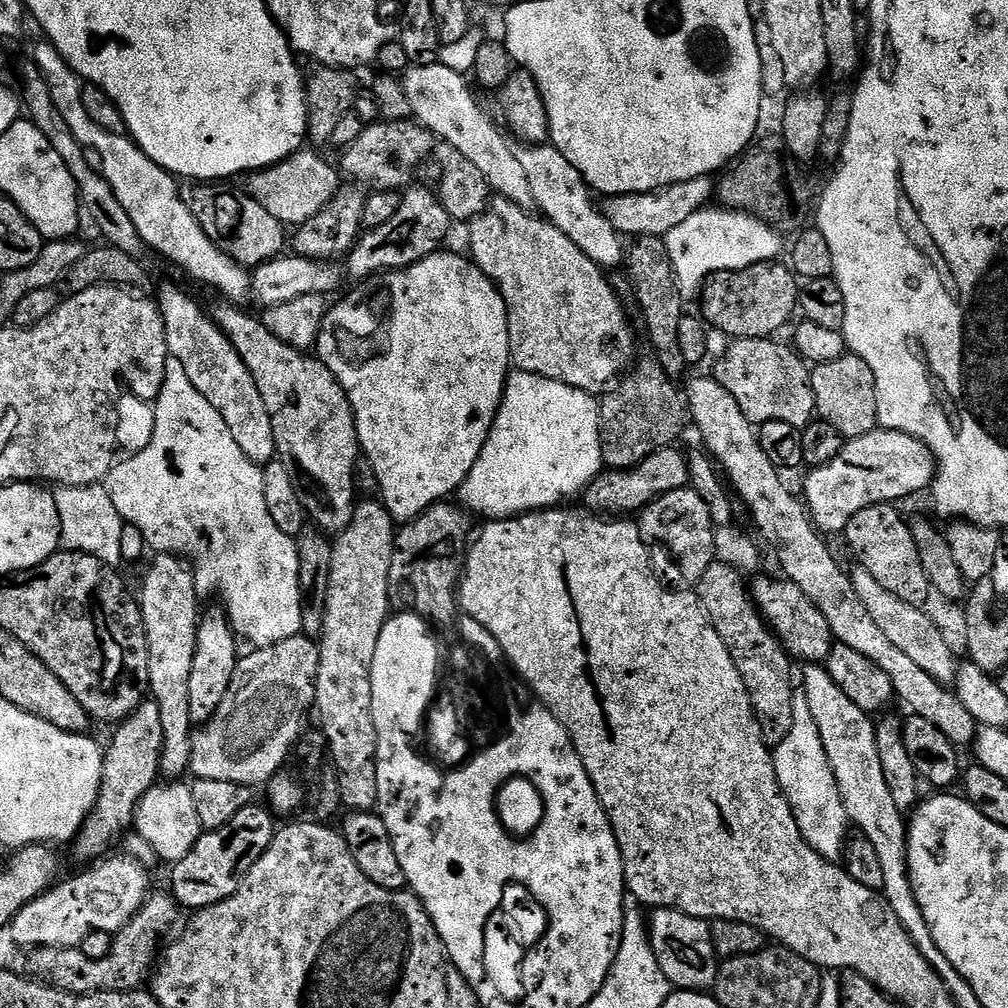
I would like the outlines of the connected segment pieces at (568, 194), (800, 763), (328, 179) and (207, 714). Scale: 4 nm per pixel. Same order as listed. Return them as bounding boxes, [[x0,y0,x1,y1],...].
[[516,143,626,270],[774,690,850,861],[247,151,342,226],[190,606,238,725]]

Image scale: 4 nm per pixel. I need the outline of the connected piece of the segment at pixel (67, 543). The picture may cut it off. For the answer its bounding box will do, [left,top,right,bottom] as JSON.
[52,483,126,565]

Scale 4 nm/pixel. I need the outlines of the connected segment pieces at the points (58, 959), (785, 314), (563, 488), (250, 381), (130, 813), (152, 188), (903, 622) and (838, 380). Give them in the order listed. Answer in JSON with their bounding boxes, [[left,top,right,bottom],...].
[[27,895,182,995],[698,259,800,340],[458,371,605,518],[158,288,277,466],[70,698,162,862],[30,42,252,302],[850,566,958,685],[811,354,878,441]]

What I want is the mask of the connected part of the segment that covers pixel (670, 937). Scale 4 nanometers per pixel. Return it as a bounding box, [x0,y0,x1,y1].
[648,908,721,993]

